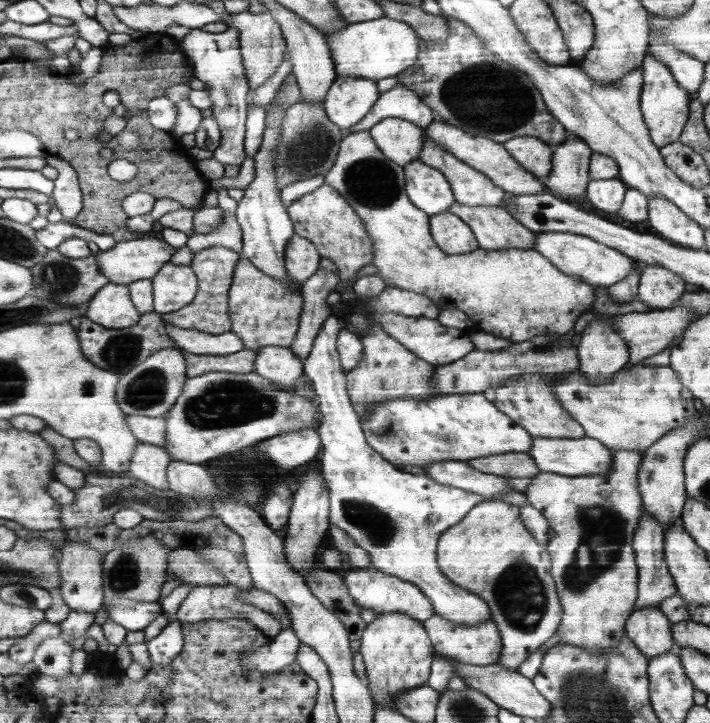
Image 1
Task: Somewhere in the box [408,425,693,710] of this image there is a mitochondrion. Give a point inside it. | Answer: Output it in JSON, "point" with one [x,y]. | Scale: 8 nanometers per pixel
{"point":[602,527]}

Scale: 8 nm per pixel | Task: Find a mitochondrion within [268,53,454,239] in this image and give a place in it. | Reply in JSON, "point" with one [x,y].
{"point":[371,181]}

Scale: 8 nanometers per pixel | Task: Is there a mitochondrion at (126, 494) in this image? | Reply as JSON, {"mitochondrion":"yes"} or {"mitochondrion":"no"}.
{"mitochondrion":"yes"}

